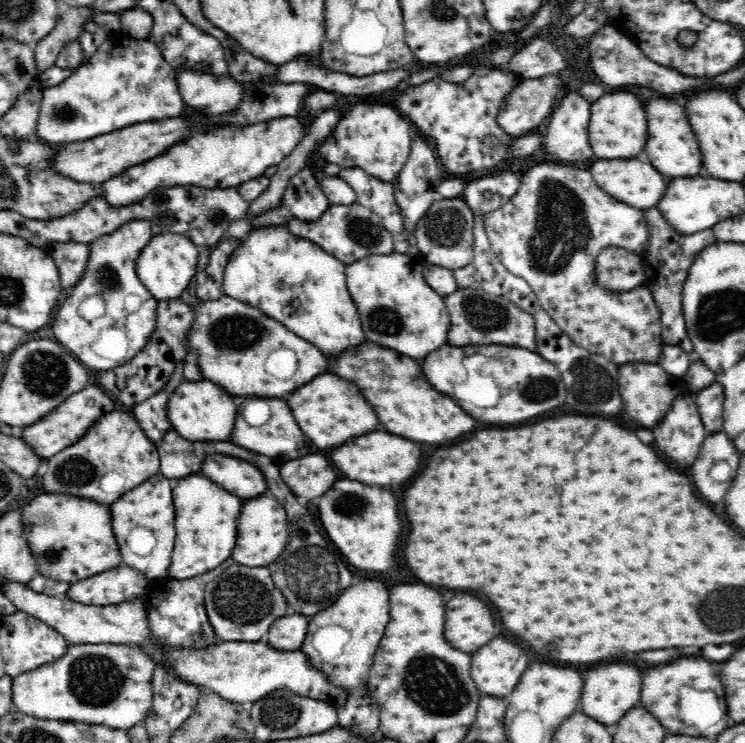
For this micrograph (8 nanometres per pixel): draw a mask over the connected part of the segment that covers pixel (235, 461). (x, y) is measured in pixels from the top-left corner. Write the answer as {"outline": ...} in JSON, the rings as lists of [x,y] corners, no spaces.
{"outline":[[[212,454],[202,462],[201,470],[212,482],[222,484],[224,490],[240,498],[254,498],[266,492],[262,472],[240,458]]]}

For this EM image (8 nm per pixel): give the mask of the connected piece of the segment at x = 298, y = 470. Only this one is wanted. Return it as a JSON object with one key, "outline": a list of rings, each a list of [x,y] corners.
{"outline":[[[320,454],[286,462],[280,466],[280,474],[282,474],[282,480],[296,496],[304,496],[310,500],[322,496],[342,477],[338,476],[340,472],[334,470],[328,458]]]}

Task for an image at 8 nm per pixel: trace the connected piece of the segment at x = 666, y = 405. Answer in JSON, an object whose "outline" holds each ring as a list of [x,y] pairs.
{"outline":[[[626,362],[618,365],[618,391],[622,394],[626,414],[646,428],[658,426],[658,422],[662,422],[666,417],[678,396],[678,390],[674,386],[675,380],[676,377],[666,372],[658,363]]]}

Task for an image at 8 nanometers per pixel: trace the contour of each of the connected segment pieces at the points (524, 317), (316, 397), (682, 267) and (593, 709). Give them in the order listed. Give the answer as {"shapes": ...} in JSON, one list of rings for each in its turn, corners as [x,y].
{"shapes":[[[[460,288],[443,298],[450,310],[450,328],[447,342],[454,347],[474,345],[503,345],[536,352],[536,319],[532,313],[521,310],[516,303],[478,288]]],[[[326,372],[322,374],[322,376],[318,376],[318,378],[314,378],[312,382],[308,382],[306,386],[294,390],[294,392],[288,396],[286,402],[288,402],[288,406],[290,406],[290,410],[292,410],[294,418],[296,418],[296,422],[300,424],[302,432],[304,432],[318,448],[340,446],[340,444],[348,442],[350,438],[354,438],[354,436],[360,436],[360,434],[366,434],[366,432],[376,430],[376,426],[378,426],[378,418],[376,418],[374,410],[366,404],[366,400],[360,396],[360,392],[356,390],[356,386],[354,386],[354,390],[352,390],[350,382],[340,380],[338,376],[334,376],[332,373]]],[[[655,207],[643,209],[643,213],[649,232],[648,248],[642,256],[646,271],[643,285],[650,288],[653,299],[660,309],[663,342],[680,346],[684,351],[693,355],[693,342],[690,340],[682,311],[683,286],[696,253],[705,246],[714,244],[717,241],[716,237],[711,228],[694,232],[694,234],[680,234],[666,222],[663,216],[660,216],[661,212]]],[[[600,664],[588,672],[584,672],[584,690],[582,690],[582,710],[586,716],[598,720],[600,724],[616,724],[622,714],[632,708],[632,704],[640,704],[642,690],[642,674],[628,664]]]]}

